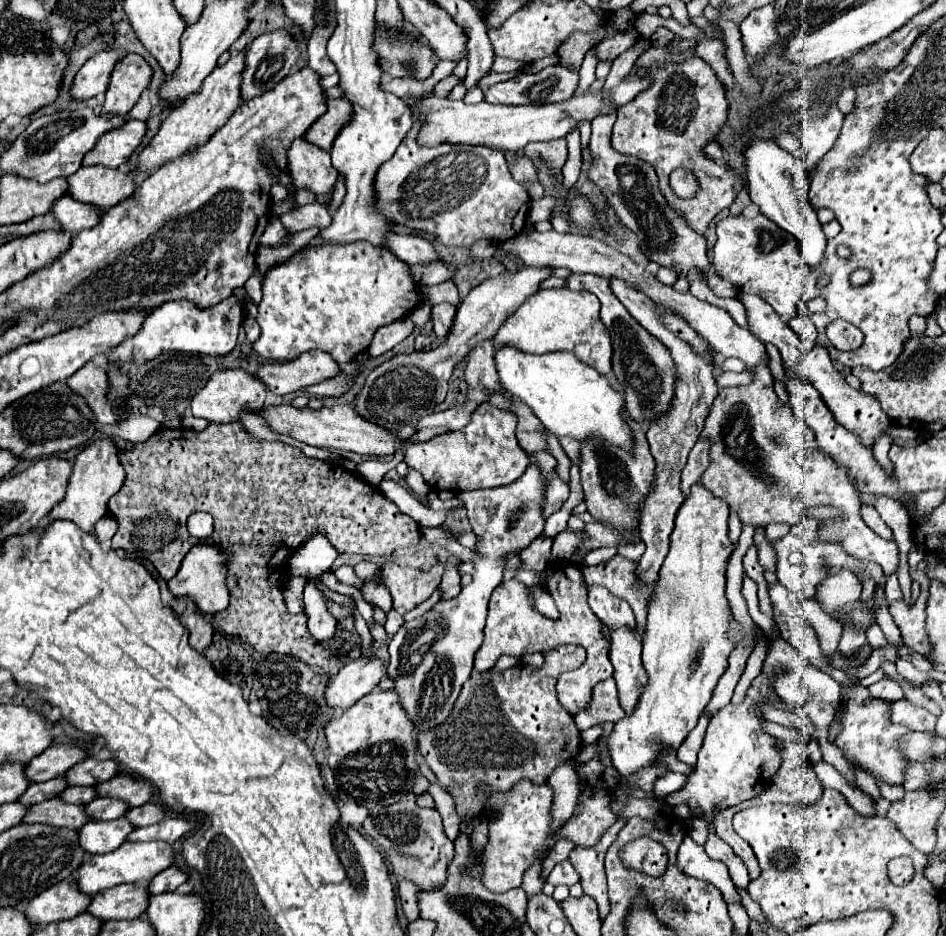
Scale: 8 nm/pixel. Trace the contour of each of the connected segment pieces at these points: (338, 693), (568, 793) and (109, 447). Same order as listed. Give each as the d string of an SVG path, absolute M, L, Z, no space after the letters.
M357 658L351 660L343 670L339 670L337 676L329 678L325 700L331 708L337 712L347 710L353 706L359 698L369 694L377 688L381 678L385 676L385 666L381 658Z
M573 760L557 766L549 778L549 786L553 786L553 830L571 818L581 792L581 782L577 782L571 766Z
M97 440L95 444L87 446L73 464L73 472L69 476L69 486L67 486L67 494L63 498L63 502L59 502L55 506L55 510L51 510L49 514L49 524L55 520L69 520L75 522L83 532L93 532L95 530L95 522L107 514L107 502L113 494L117 494L123 486L121 478L121 462L117 458L117 446L109 440Z

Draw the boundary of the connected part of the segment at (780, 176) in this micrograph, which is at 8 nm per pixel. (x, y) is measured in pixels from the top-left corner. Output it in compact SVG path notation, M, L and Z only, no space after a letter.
M753 138L745 150L747 158L747 184L751 200L761 208L761 212L773 220L779 228L791 232L803 248L803 256L809 266L817 266L823 260L827 238L821 230L817 214L809 204L809 174L803 166L803 160L795 158L781 150L775 142Z

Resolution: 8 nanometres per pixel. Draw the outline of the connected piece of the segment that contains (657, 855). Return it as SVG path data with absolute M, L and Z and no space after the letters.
M642 836L621 848L621 862L629 870L637 870L649 876L661 876L667 870L668 856L660 843Z

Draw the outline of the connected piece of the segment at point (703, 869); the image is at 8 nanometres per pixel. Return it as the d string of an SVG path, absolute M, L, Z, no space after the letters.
M689 836L683 840L679 854L677 854L677 866L679 870L683 870L685 874L693 876L693 878L701 878L705 882L711 882L713 886L719 888L719 892L723 894L723 900L729 904L733 900L737 900L741 904L741 896L737 894L727 868L721 862L713 862L703 846L695 844Z

